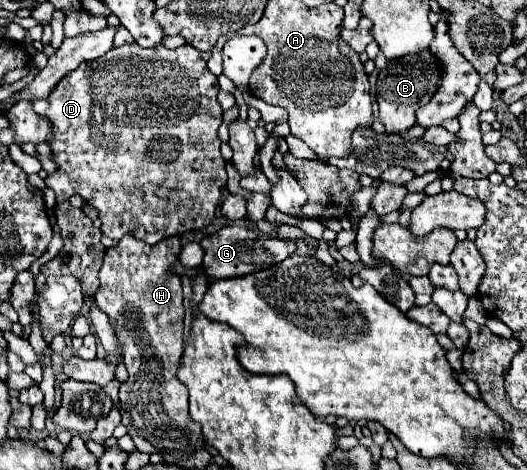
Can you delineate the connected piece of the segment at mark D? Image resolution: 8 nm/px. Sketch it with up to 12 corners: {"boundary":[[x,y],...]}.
{"boundary":[[112,49],[34,111],[58,203],[116,241],[208,227],[228,181],[200,51]]}

